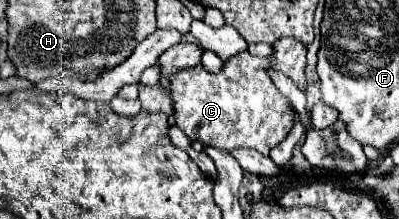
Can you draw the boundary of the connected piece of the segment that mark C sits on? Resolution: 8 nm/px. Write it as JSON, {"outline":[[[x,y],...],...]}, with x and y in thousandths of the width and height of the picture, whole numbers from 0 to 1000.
{"outline":[[[712,169],[702,187],[692,187],[687,233],[677,260],[637,260],[622,233],[607,233],[586,260],[576,260],[571,279],[561,279],[561,306],[546,333],[526,333],[516,324],[506,297],[491,306],[471,306],[461,324],[441,324],[441,342],[431,342],[426,361],[426,434],[431,434],[431,507],[441,534],[441,571],[486,644],[506,644],[521,671],[541,671],[551,689],[591,689],[602,671],[617,680],[637,680],[657,708],[672,708],[682,671],[692,671],[697,653],[707,653],[727,589],[737,580],[737,507],[722,470],[717,443],[702,434],[702,416],[687,397],[672,324],[692,315],[702,333],[712,333],[717,352],[727,352],[742,397],[752,416],[767,416],[767,215],[762,196],[732,178],[732,169]]]}

